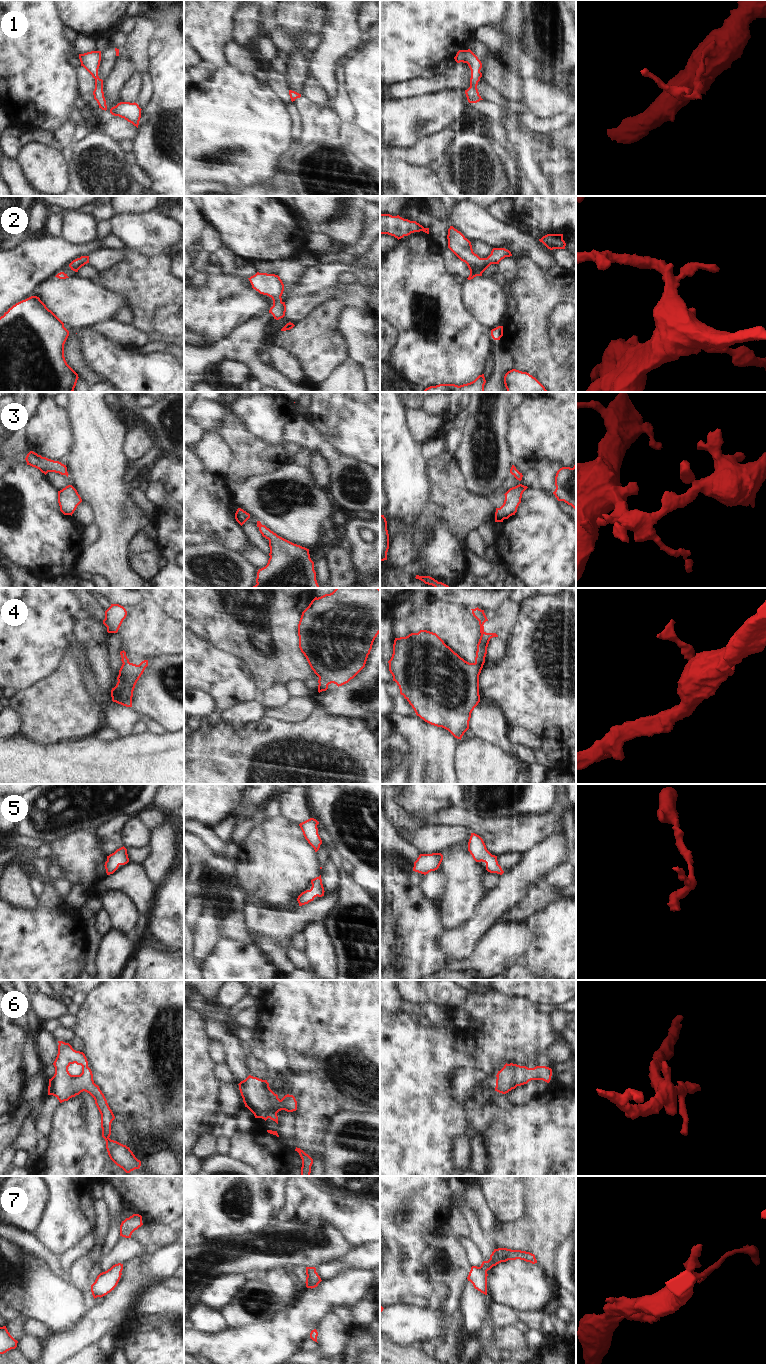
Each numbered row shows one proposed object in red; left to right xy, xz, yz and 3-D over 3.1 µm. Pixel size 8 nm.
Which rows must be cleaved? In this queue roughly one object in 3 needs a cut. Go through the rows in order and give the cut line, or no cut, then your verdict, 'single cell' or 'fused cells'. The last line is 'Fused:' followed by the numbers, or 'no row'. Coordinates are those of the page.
1: no cut; single cell
2: no cut; single cell
3: no cut; single cell
4: no cut; single cell
5: no cut; single cell
6: no cut; single cell
7: no cut; single cell
Fused: no row

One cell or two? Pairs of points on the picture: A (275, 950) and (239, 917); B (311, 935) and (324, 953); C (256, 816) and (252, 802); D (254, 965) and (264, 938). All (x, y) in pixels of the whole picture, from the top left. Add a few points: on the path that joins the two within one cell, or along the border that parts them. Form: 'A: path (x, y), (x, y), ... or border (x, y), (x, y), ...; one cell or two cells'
A: border (242, 911), (246, 926); two cells
B: path (315, 939), (320, 949); one cell
C: border (261, 807), (249, 814); two cells
D: border (253, 944), (275, 966); two cells

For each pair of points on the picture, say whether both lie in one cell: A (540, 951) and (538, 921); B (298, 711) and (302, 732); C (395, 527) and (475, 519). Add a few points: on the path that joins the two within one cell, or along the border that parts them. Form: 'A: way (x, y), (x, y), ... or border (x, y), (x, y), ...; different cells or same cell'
A: way (540, 944), (540, 928); same cell
B: border (315, 703), (315, 708), (302, 720), (277, 720); different cells
C: way (415, 530), (419, 530), (434, 515), (455, 515); same cell

